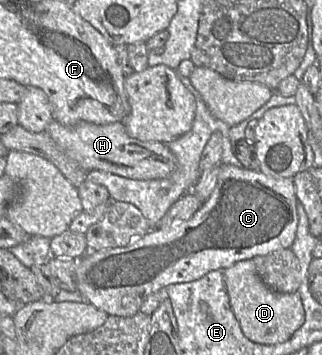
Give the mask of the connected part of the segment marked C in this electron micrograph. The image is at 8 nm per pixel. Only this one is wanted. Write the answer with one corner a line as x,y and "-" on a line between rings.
220,163
217,184
209,198
187,220
153,228
124,247
88,251
77,259
76,288
86,302
109,316
130,317
139,312
146,297
176,283
200,279
213,270
225,270
234,263
290,248
298,226
297,197
292,178
274,178
259,170

